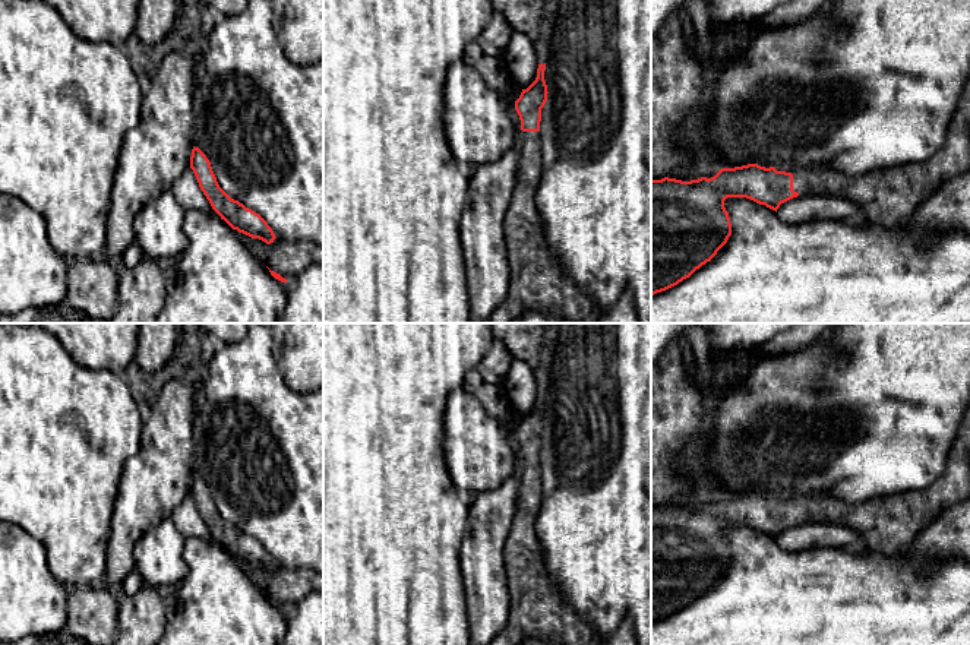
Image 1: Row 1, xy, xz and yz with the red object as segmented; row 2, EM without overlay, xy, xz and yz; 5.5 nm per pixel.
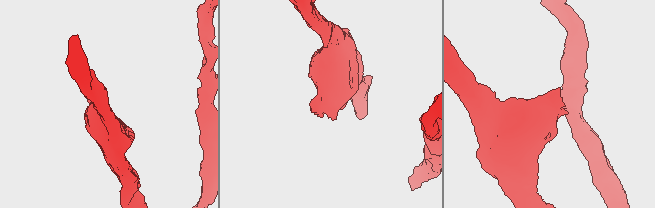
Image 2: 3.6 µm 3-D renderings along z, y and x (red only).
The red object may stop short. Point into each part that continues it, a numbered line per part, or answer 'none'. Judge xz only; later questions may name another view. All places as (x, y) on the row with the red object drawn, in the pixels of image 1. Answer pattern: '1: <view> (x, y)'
1: xz (534, 280)

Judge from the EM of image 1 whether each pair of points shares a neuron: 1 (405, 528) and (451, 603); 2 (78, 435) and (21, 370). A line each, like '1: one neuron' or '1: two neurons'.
1: one neuron
2: one neuron

